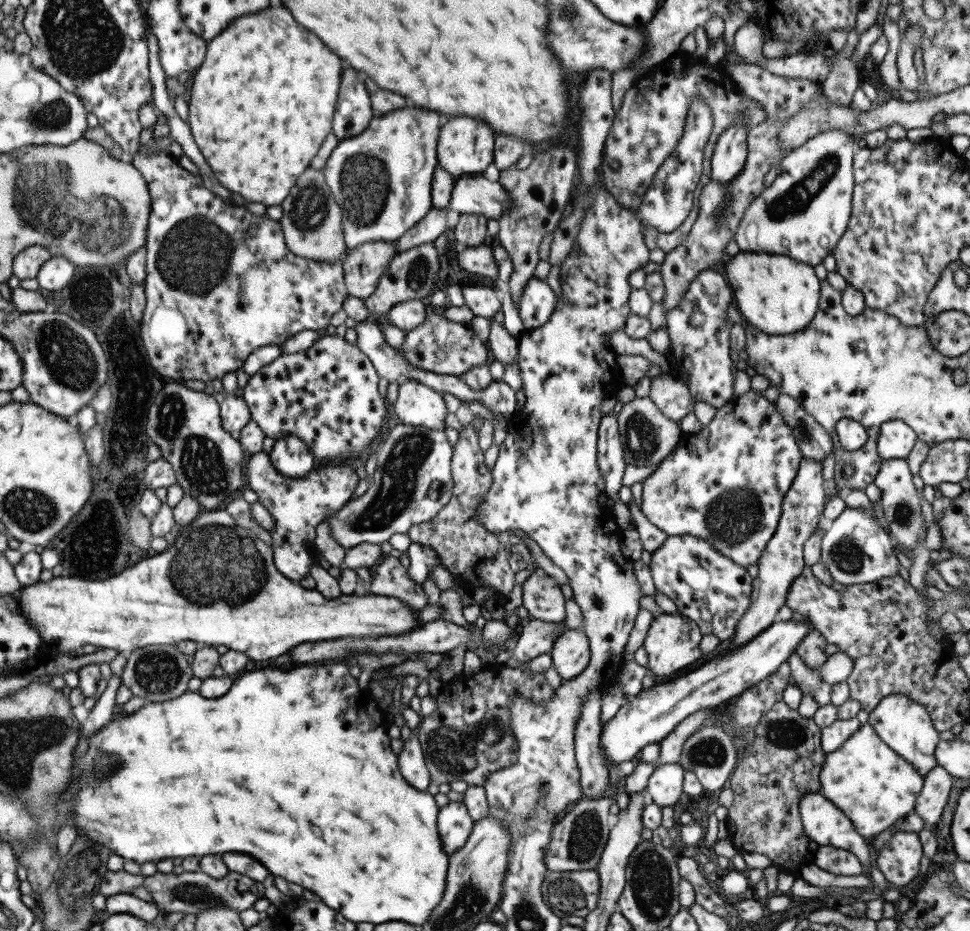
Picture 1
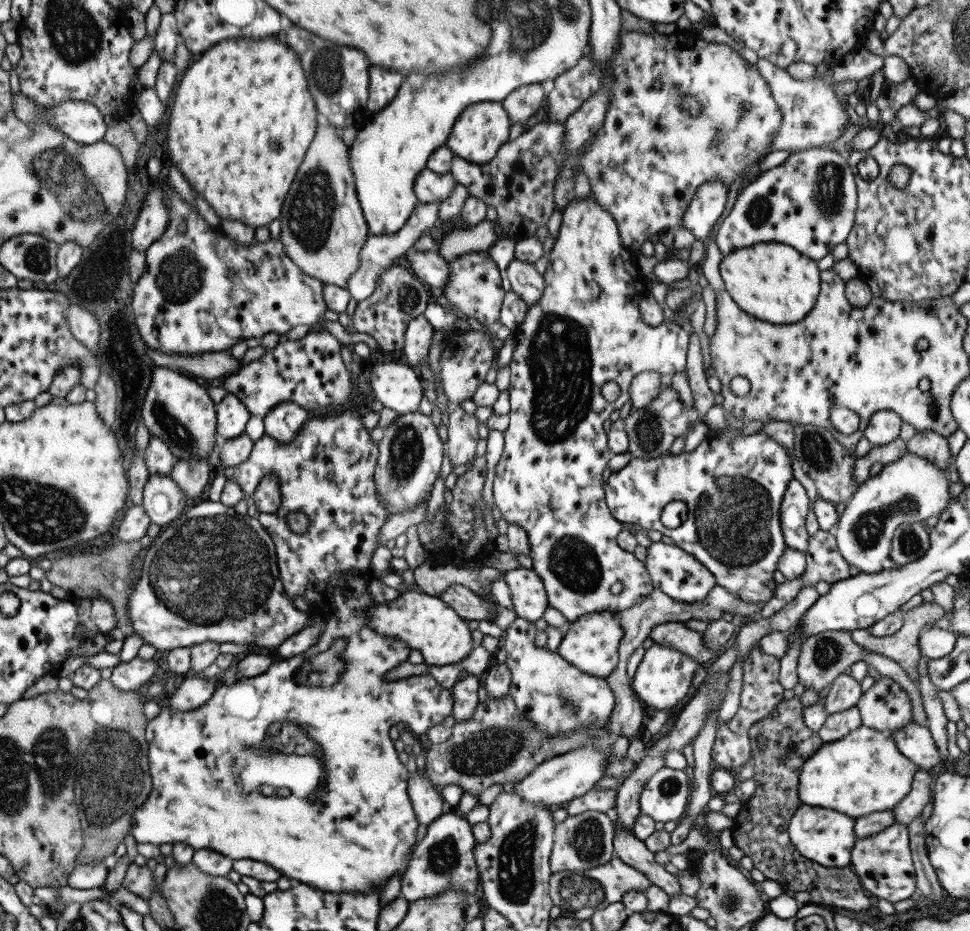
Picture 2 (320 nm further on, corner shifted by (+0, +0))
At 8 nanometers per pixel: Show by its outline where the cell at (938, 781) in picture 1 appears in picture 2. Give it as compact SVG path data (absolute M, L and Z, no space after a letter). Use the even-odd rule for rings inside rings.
M918 770L913 776L910 791L892 808L895 823L909 824L921 812L927 802L931 802L931 777L927 771Z

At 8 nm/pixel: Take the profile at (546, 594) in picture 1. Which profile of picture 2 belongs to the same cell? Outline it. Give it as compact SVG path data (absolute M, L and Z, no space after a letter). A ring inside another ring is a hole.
M515 567L505 571L502 577L507 583L515 615L534 624L548 607L543 583L536 572L532 568Z

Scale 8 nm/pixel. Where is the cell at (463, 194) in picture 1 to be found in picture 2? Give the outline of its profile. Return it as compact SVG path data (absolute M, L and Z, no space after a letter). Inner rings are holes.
M425 167L425 170L421 170L421 174L415 176L412 186L413 195L418 203L435 202L435 204L439 204L451 194L450 190L455 184L457 182L448 173L436 174Z

